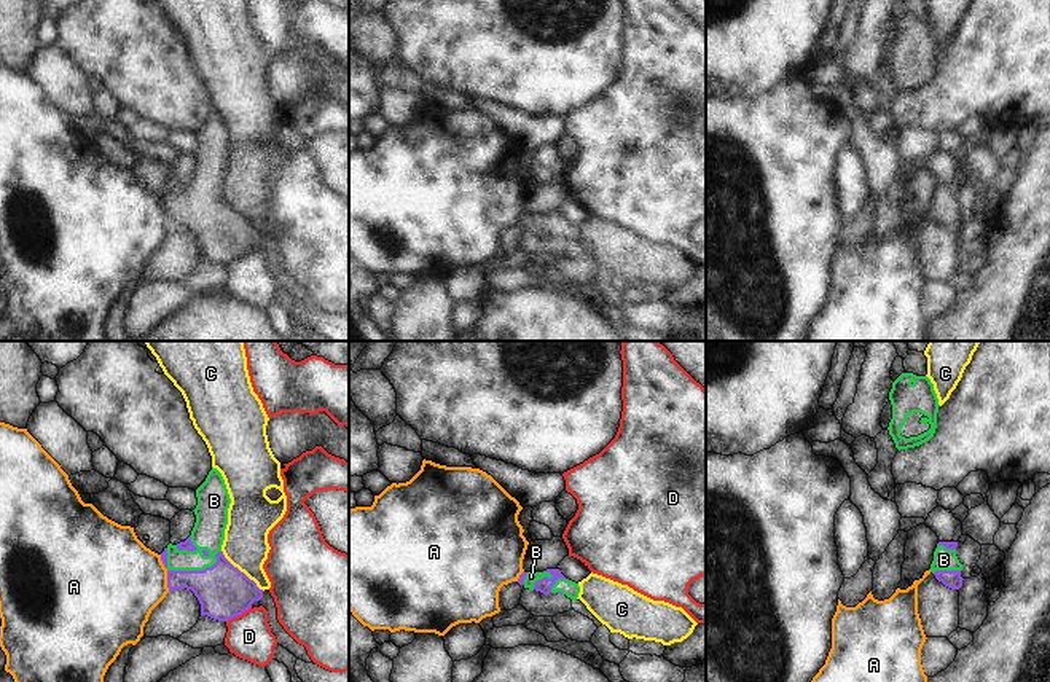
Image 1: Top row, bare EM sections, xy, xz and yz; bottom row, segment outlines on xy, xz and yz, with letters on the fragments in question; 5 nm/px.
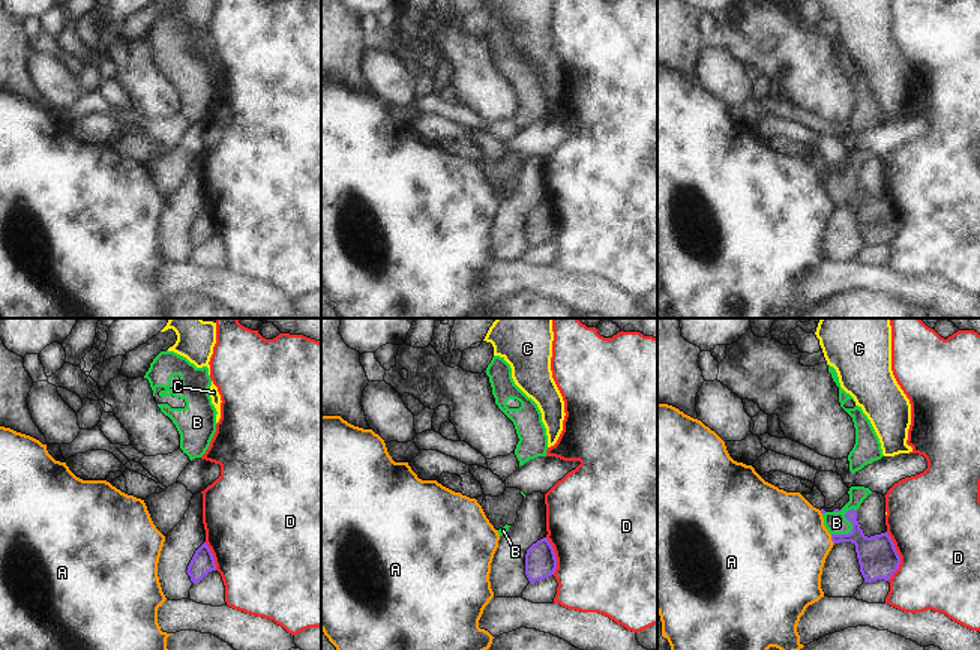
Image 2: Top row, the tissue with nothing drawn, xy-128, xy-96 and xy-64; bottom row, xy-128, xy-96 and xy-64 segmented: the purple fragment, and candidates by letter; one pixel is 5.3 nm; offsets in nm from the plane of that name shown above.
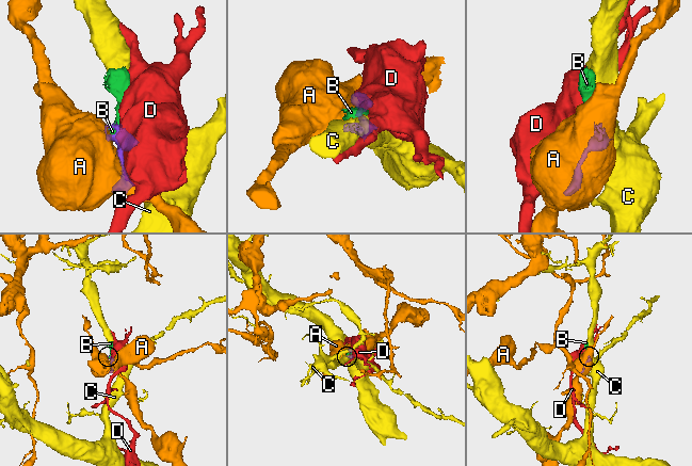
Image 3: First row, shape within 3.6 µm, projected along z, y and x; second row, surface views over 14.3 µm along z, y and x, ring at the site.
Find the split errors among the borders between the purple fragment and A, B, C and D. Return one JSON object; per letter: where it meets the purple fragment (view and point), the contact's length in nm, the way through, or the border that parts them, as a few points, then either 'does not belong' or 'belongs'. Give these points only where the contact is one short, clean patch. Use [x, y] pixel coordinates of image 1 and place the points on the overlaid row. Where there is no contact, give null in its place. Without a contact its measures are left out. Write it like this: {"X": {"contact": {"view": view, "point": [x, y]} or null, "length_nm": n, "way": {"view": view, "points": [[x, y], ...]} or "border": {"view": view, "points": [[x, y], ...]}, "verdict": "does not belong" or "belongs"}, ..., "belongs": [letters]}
{"A": {"contact": {"view": "xy", "point": [168, 572]}, "length_nm": 190, "verdict": "does not belong"}, "B": {"contact": {"view": "xy", "point": [196, 571]}, "length_nm": 300, "way": {"view": "xy", "points": [[223, 591], [196, 571], [207, 534]]}, "verdict": "belongs"}, "C": {"contact": {"view": "xy", "point": [239, 571]}, "length_nm": 300, "border": {"view": "xy", "points": [[222, 550], [235, 566], [263, 590]]}, "verdict": "does not belong"}, "D": {"contact": {"view": "xy", "point": [238, 614]}, "length_nm": 150, "border": {"view": "xy", "points": [[250, 606], [227, 622]]}, "verdict": "does not belong"}, "belongs": ["B"]}

